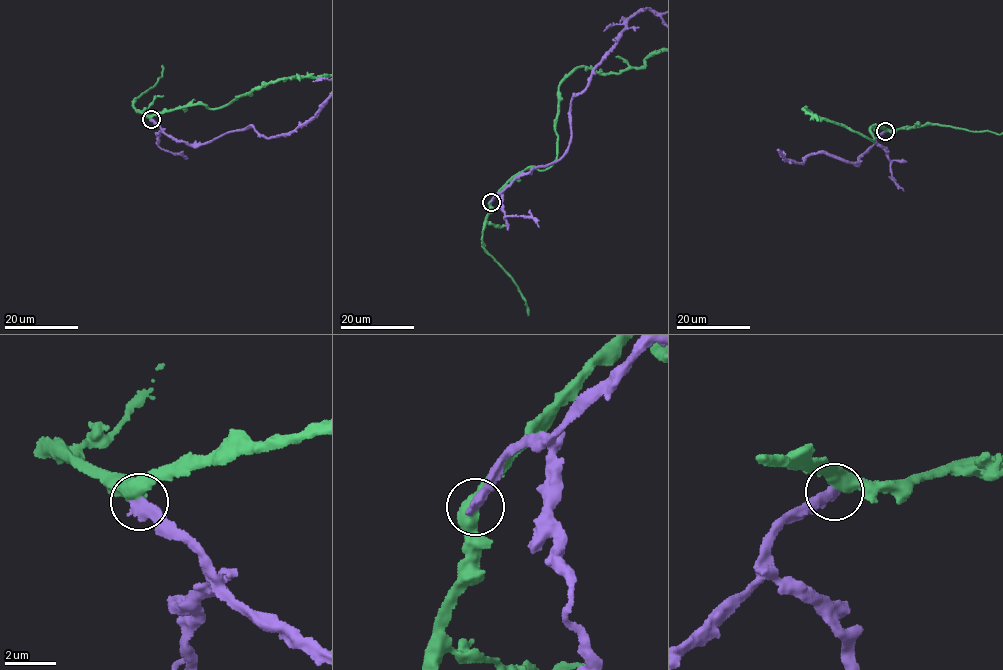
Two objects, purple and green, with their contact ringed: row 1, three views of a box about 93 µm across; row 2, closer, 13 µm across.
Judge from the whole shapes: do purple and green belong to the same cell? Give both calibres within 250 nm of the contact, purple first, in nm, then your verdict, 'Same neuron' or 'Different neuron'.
Thickness 440 nm (purple) against 550 nm. Different neuron

